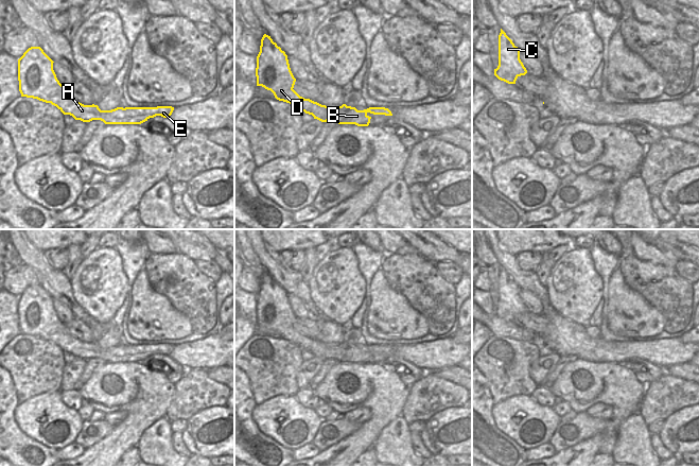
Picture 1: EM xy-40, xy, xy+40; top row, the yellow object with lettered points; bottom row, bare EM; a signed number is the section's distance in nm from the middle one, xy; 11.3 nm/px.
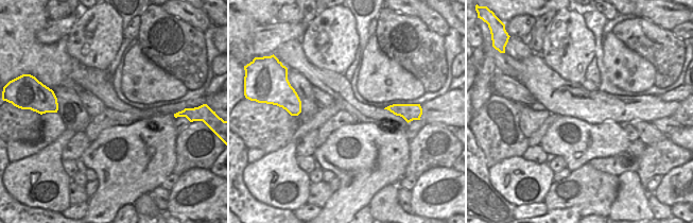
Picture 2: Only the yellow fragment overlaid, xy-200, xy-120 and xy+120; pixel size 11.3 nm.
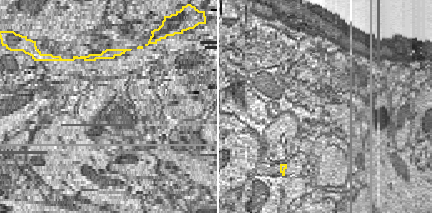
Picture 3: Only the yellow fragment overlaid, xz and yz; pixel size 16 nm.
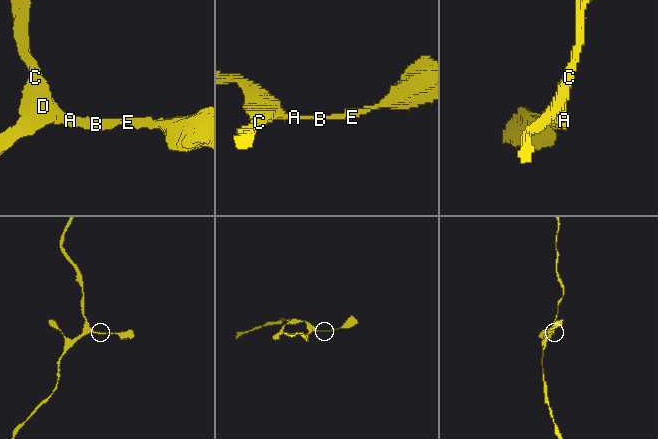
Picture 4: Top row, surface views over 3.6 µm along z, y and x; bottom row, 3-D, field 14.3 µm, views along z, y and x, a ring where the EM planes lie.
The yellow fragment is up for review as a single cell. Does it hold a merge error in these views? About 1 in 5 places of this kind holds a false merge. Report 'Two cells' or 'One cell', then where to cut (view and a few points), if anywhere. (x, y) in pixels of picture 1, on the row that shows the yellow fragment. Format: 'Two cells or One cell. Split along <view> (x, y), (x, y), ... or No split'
One cell. No split

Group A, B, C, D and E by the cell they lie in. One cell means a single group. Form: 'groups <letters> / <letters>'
groups A B C D E

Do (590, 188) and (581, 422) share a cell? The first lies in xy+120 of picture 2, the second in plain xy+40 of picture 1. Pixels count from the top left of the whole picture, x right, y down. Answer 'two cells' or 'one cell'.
one cell

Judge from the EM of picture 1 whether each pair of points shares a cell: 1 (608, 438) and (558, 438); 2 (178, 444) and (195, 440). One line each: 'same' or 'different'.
1: same
2: different

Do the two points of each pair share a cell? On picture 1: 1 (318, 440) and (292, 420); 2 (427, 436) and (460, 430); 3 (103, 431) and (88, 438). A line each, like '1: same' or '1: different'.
1: different
2: same
3: same

